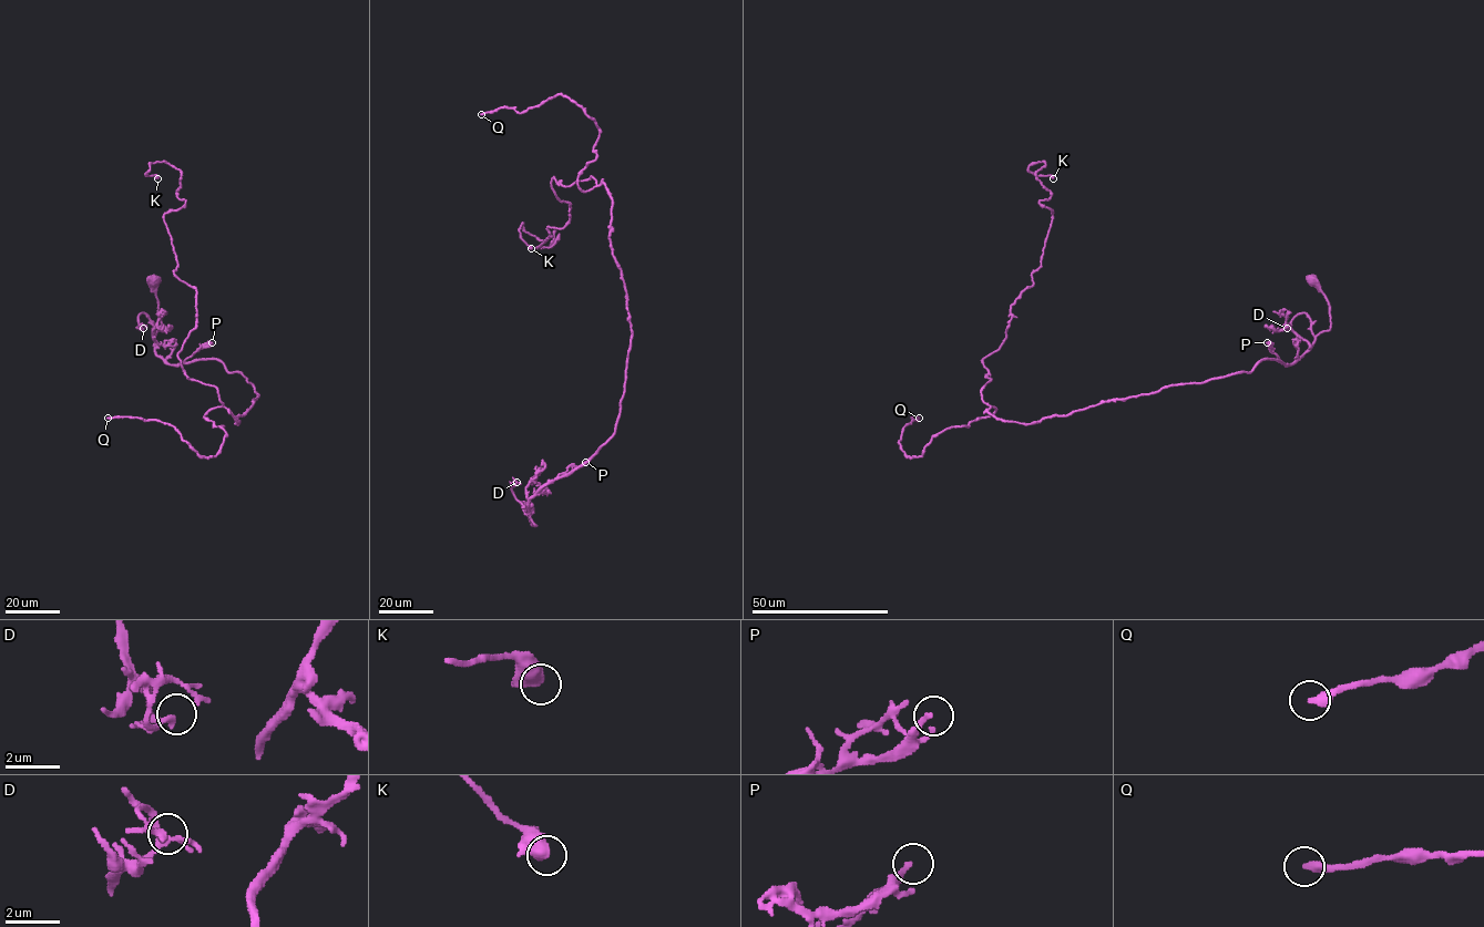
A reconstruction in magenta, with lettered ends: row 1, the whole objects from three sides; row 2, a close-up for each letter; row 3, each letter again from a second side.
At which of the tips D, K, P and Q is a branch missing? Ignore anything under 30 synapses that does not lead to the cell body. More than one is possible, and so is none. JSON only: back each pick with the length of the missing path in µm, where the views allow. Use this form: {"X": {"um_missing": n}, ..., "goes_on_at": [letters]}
{"Q": {"um_missing": 70}, "goes_on_at": ["Q"]}

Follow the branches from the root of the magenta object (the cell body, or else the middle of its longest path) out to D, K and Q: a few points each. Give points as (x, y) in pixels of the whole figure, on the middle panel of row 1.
D: (528, 508), (531, 508), (530, 519), (535, 525), (528, 507), (511, 491), (513, 483), (517, 482)
K: (528, 508), (612, 435), (632, 335), (603, 183), (553, 177), (570, 219), (550, 248), (523, 223), (531, 248)
Q: (528, 508), (612, 435), (631, 323), (610, 193), (577, 185), (594, 120), (561, 94), (481, 114)

